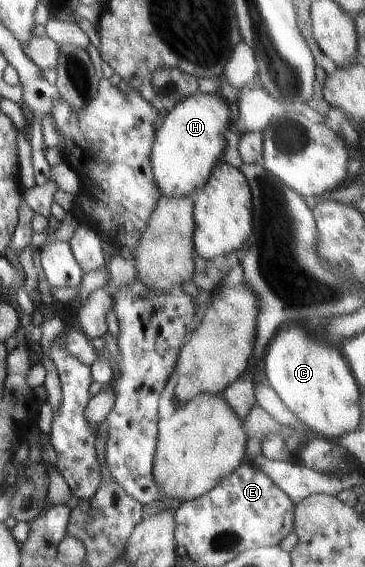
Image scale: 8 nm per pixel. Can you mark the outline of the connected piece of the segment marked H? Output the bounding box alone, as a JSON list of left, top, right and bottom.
[151,90,234,199]

